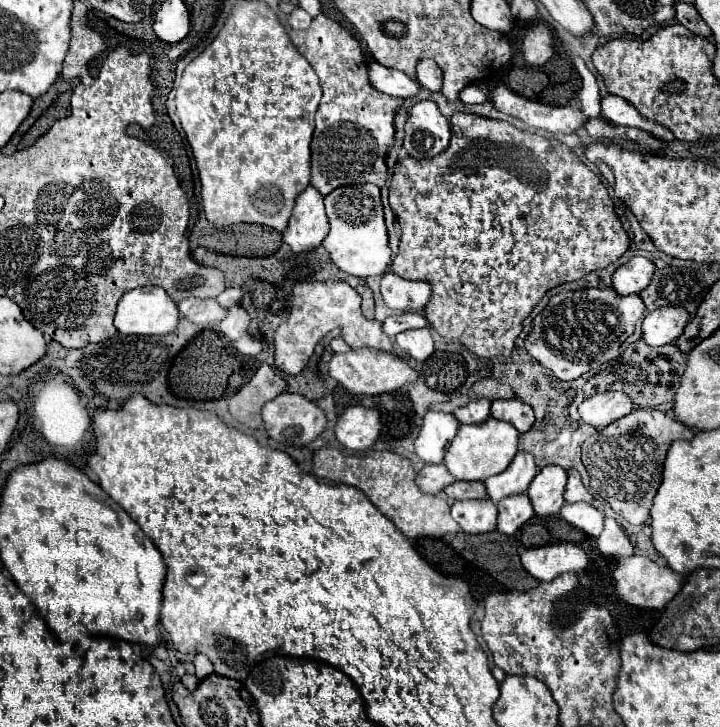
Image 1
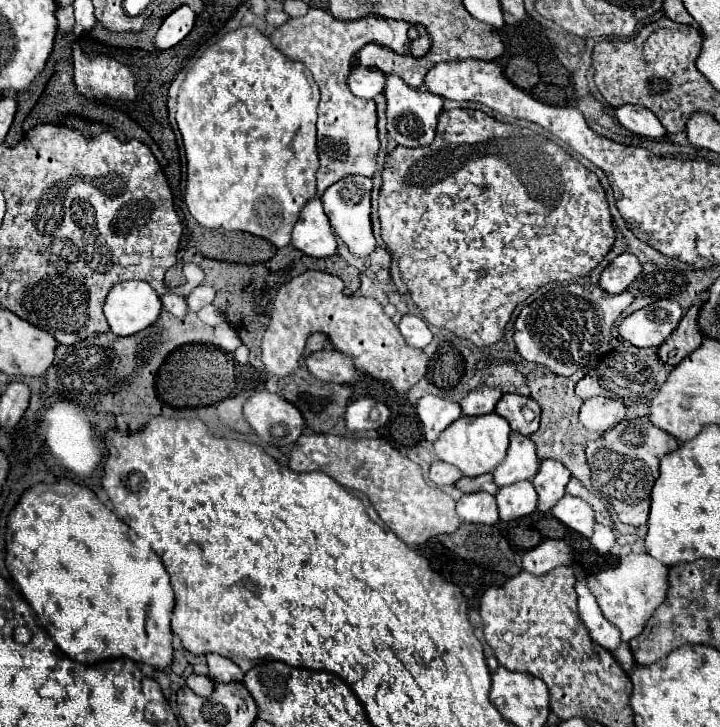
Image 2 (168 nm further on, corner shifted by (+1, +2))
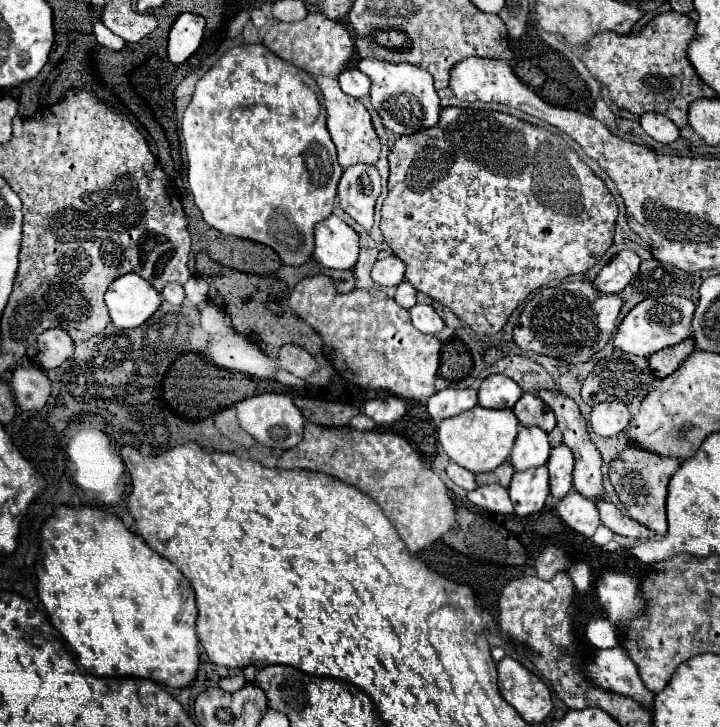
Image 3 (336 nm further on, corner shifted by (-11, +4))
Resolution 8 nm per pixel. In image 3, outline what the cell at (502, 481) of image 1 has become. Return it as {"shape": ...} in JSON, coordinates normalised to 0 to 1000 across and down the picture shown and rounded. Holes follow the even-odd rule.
{"shape":[[[728,586],[719,594],[717,611],[711,616],[708,638],[717,649],[756,641],[764,624],[761,597],[753,594],[747,586]]]}

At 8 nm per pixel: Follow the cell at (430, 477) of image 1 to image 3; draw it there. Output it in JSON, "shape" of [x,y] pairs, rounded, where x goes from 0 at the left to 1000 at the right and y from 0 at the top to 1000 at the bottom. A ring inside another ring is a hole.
{"shape":[[[625,635],[625,638],[622,638],[619,652],[622,652],[622,657],[625,657],[631,666],[636,666],[636,669],[642,669],[642,671],[647,671],[647,674],[661,671],[658,652],[656,652],[653,646],[647,646],[647,644],[642,644],[642,641],[636,641],[636,638],[631,638],[631,635]]]}

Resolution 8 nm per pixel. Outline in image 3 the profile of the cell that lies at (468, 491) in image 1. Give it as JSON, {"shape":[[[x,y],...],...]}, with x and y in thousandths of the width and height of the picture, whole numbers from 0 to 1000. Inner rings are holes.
{"shape":[[[697,638],[697,641],[692,641],[692,644],[683,646],[683,649],[661,652],[661,666],[664,666],[664,669],[672,669],[672,666],[694,666],[694,669],[706,671],[706,666],[708,666],[708,660],[711,660],[711,652],[714,652],[711,641],[708,641],[708,638]]]}

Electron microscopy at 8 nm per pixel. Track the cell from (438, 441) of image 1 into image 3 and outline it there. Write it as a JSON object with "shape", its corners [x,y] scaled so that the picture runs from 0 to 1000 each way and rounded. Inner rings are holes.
{"shape":[[[611,536],[594,547],[594,569],[611,580],[636,572],[664,556],[661,536]]]}

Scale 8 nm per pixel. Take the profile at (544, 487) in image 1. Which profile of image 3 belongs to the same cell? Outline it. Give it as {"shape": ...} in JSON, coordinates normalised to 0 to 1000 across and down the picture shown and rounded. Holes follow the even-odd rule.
{"shape":[[[775,613],[764,619],[761,630],[764,680],[772,688],[781,688],[783,680],[789,680],[794,671],[794,641],[797,641],[797,627],[789,619],[789,613]]]}

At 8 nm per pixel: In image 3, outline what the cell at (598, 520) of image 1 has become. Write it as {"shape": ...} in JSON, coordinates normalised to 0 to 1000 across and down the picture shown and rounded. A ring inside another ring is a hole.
{"shape":[[[800,677],[786,680],[775,691],[772,704],[794,729],[800,729],[817,740],[833,724],[833,710],[831,710],[828,693],[817,691],[817,685],[808,685],[808,680],[800,680]]]}

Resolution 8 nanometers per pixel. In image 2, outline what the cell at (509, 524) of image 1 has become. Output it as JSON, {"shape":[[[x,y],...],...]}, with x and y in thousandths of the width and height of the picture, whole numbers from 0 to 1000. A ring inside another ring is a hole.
{"shape":[[[728,660],[728,663],[694,671],[689,680],[689,688],[692,688],[692,702],[694,702],[694,715],[706,718],[706,715],[739,707],[744,702],[747,680],[739,663]]]}

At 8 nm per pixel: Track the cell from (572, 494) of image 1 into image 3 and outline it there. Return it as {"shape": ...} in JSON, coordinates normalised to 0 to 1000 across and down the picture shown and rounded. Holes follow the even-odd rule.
{"shape":[[[833,685],[833,691],[828,691],[831,702],[833,702],[833,713],[836,718],[861,737],[872,737],[872,740],[908,740],[908,732],[900,729],[897,724],[892,724],[889,718],[869,713],[850,691]]]}

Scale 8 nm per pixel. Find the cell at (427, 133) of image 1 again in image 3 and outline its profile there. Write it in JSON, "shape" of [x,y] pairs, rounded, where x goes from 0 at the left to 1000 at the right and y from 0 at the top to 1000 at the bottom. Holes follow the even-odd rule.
{"shape":[[[500,80],[497,96],[514,105],[517,110],[514,135],[539,179],[567,187],[567,184],[575,184],[578,179],[586,179],[586,176],[592,179],[606,173],[611,162],[611,132],[603,124],[603,110],[597,99],[564,85],[542,88],[542,85],[519,83],[519,80]]]}

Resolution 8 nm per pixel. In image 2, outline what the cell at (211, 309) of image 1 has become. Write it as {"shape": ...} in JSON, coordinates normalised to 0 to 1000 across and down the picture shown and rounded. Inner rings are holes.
{"shape":[[[225,404],[222,413],[225,413],[225,424],[233,426],[236,432],[242,432],[247,437],[258,435],[261,424],[258,424],[258,415],[256,415],[253,407],[247,407],[247,404]]]}

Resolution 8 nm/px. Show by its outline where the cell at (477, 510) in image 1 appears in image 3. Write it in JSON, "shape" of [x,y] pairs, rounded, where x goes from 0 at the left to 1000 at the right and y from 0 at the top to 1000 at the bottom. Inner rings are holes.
{"shape":[[[678,666],[678,669],[664,669],[661,674],[650,677],[650,688],[678,704],[686,707],[711,707],[714,696],[706,685],[706,674],[689,666]]]}

